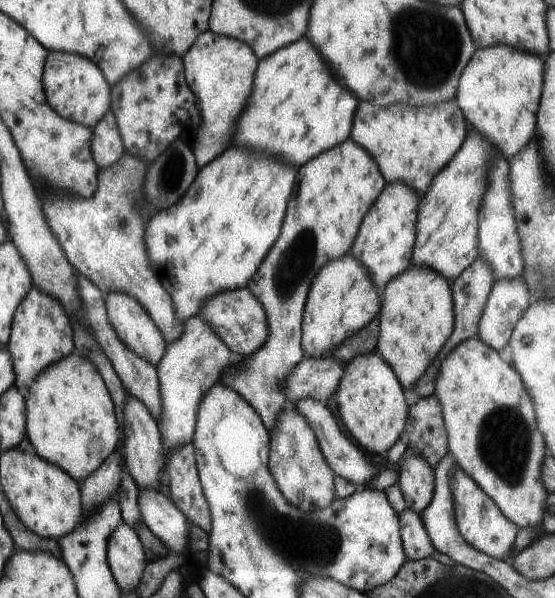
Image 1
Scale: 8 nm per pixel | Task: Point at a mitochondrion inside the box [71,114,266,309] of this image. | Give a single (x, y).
(172, 174)

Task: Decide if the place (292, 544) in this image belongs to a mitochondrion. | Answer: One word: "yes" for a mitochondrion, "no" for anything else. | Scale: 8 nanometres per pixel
yes

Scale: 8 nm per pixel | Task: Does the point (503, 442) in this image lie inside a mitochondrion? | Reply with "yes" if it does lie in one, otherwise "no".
yes

